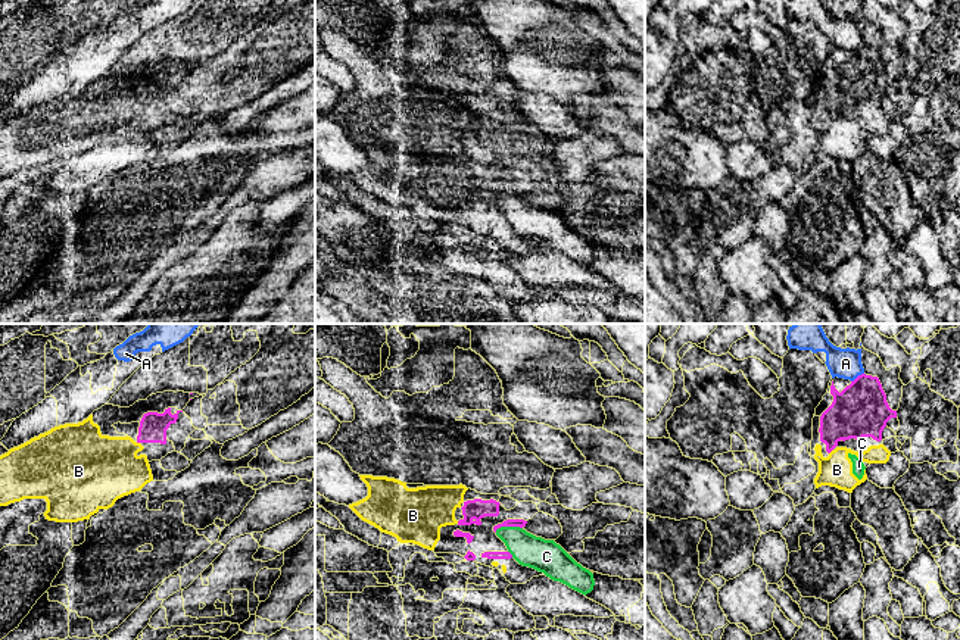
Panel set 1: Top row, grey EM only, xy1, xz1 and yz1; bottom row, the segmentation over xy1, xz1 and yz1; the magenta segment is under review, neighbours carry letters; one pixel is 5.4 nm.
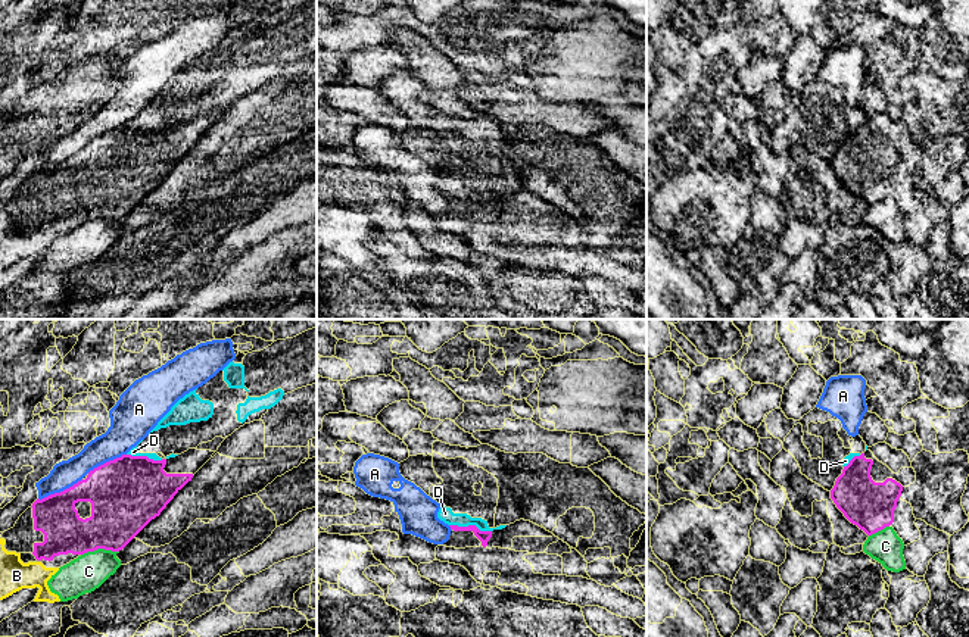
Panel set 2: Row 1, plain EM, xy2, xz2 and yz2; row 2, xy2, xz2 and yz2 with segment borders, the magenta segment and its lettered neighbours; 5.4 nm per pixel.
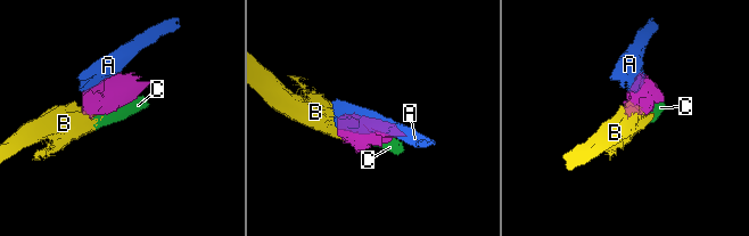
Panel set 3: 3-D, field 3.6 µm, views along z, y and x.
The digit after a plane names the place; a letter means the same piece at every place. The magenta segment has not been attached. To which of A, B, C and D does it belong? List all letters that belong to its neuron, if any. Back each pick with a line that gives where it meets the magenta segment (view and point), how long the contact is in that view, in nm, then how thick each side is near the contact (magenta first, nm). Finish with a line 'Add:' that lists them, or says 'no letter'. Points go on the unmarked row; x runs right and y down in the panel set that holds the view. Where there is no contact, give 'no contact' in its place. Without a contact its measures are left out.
B: meets magenta in yz1 at (831, 121); contact 40 nm long; 280 nm thick on the magenta side, 180 nm on the other
Add: B

